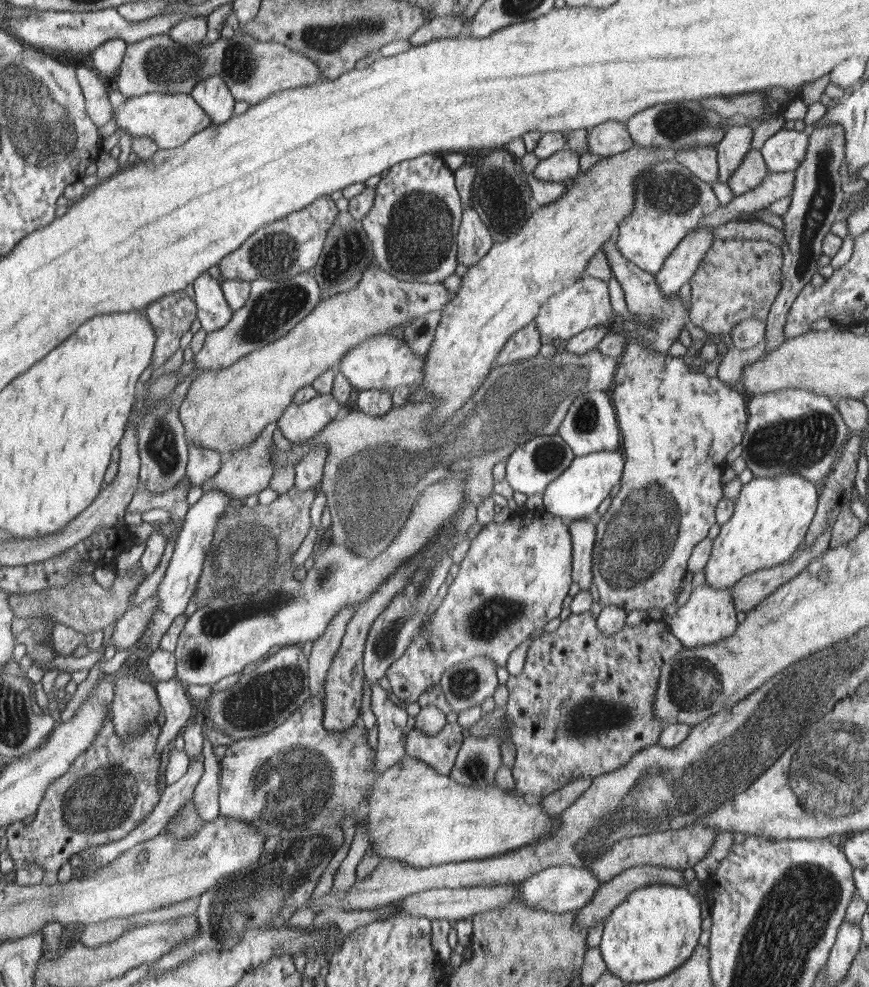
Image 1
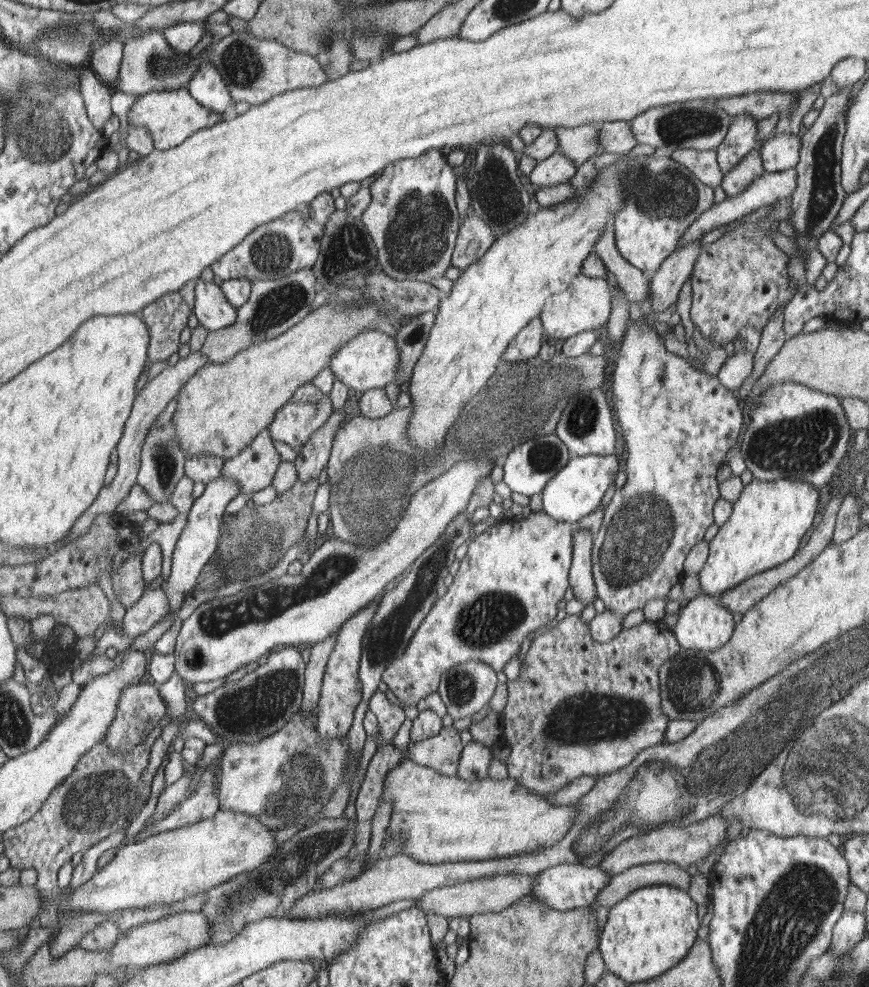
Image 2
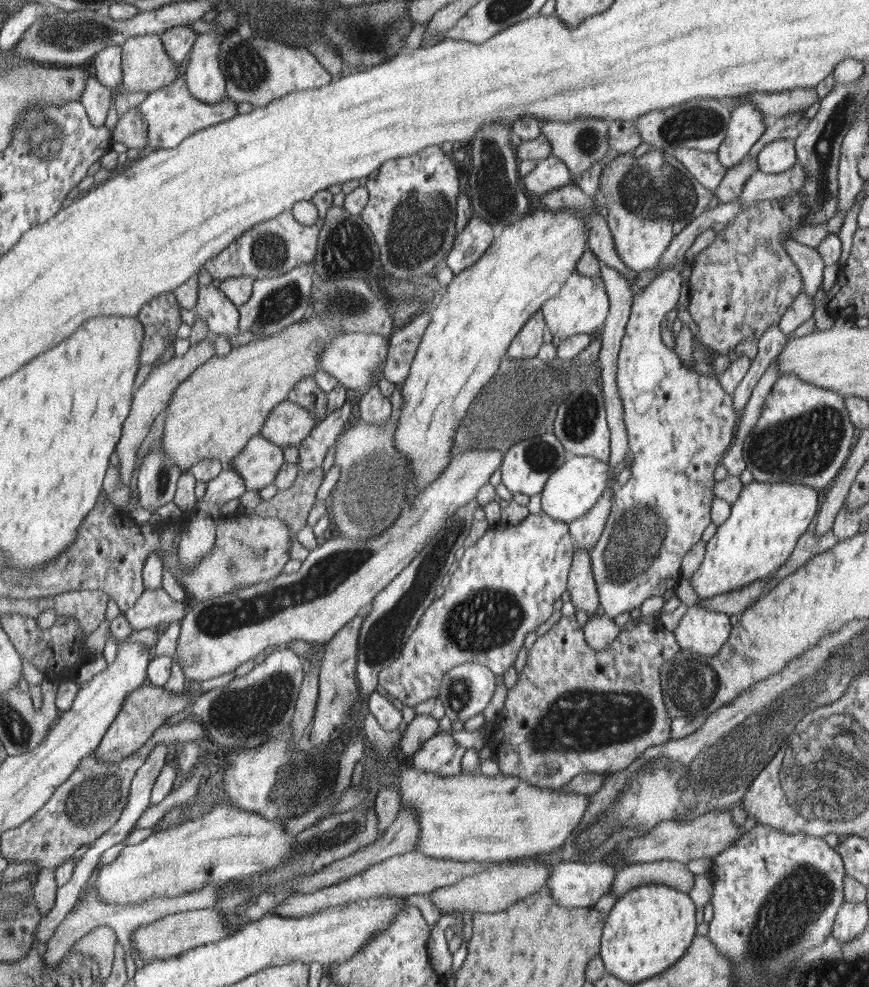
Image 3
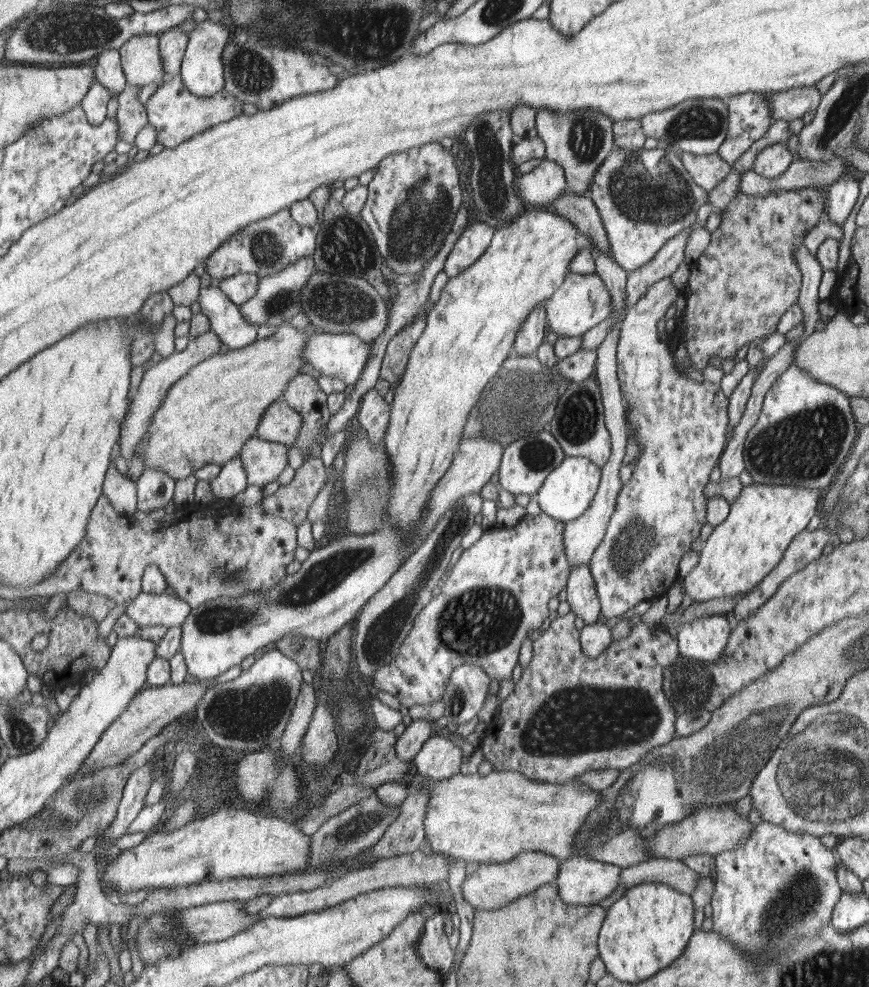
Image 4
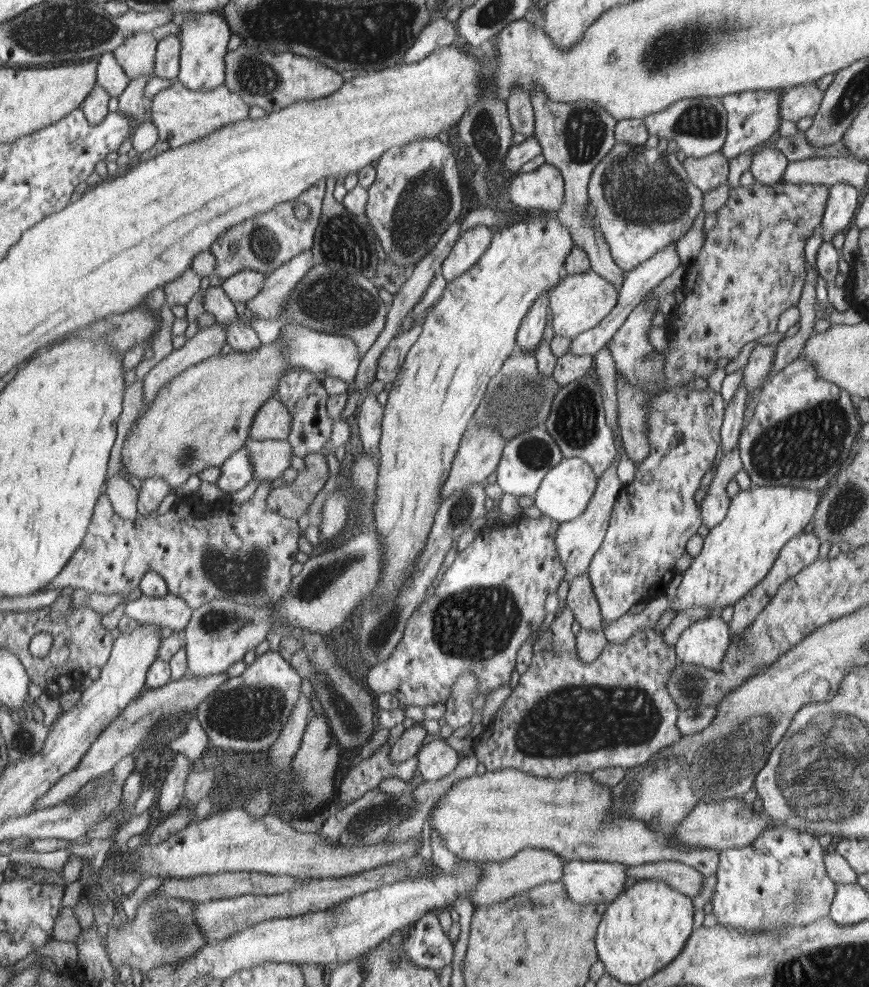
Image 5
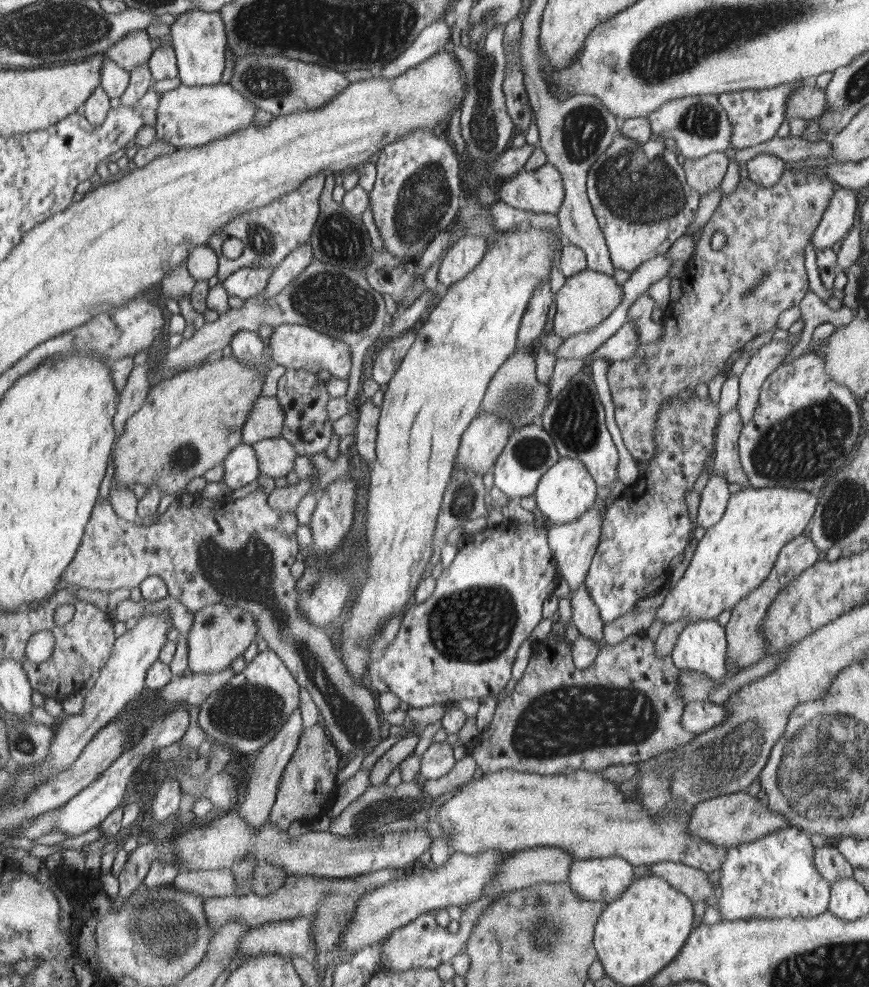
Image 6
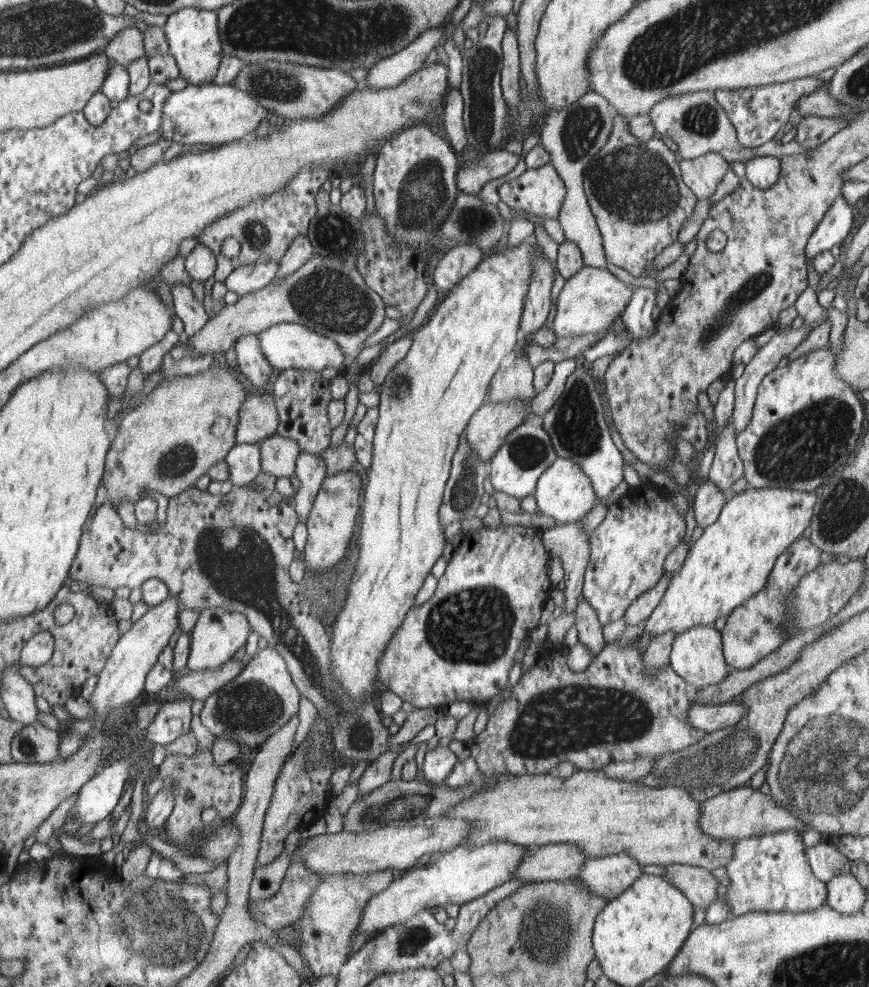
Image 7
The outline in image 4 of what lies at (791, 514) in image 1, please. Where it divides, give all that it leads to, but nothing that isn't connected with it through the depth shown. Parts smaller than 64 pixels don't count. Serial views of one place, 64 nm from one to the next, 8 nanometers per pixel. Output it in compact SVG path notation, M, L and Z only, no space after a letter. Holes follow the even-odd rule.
M753 482L743 487L730 505L728 517L704 541L696 567L683 577L684 594L693 603L708 602L743 594L760 585L785 556L794 537L818 514L822 495L819 489L790 485Z

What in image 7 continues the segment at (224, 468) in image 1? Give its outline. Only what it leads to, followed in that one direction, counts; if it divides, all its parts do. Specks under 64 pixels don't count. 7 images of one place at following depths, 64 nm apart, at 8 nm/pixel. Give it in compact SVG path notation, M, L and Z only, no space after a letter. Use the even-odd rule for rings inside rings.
M274 434L258 443L261 446L262 471L273 474L275 478L289 478L295 474L295 462L301 453L298 441Z

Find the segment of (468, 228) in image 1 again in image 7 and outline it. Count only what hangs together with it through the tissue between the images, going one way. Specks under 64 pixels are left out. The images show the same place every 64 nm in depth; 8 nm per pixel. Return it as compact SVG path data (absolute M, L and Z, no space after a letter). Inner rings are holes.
M459 243L440 258L433 273L434 285L443 291L450 291L468 274L471 274L484 260L480 247L469 243Z

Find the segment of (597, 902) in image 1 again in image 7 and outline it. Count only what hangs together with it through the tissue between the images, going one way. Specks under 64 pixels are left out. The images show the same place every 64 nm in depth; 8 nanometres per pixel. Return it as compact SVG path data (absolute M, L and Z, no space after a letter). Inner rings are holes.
M666 864L664 869L665 878L685 893L695 909L707 908L719 899L721 882L712 875L711 870L684 864Z

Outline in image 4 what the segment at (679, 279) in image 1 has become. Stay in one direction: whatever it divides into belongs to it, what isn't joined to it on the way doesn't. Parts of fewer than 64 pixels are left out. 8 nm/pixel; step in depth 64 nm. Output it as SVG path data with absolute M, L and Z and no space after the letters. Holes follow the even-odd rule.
M670 277L657 281L636 305L629 308L620 327L620 341L616 345L617 378L627 406L629 433L640 443L642 452L632 463L632 477L623 484L615 516L589 562L601 612L606 618L623 616L644 598L660 596L672 586L678 574L678 562L691 548L692 540L700 536L704 522L708 522L706 510L709 504L706 504L704 487L708 485L708 476L716 468L718 458L721 458L728 437L729 396L718 384L709 381L700 384L688 380L684 373L678 373L671 347L660 341L658 321L681 291L670 281Z

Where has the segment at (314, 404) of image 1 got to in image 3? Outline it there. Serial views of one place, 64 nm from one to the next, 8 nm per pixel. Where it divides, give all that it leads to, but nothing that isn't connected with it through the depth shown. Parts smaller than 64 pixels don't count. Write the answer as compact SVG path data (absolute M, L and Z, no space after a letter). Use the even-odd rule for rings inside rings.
M288 400L276 405L260 434L281 447L298 447L316 427L316 416Z

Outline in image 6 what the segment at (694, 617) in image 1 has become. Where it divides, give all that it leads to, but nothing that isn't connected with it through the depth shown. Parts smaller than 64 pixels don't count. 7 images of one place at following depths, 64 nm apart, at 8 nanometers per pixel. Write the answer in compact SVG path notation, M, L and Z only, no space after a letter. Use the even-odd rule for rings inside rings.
M717 619L690 623L682 629L678 640L671 652L674 666L682 672L698 672L710 680L720 680L726 675L726 664L729 643L726 642L726 628Z

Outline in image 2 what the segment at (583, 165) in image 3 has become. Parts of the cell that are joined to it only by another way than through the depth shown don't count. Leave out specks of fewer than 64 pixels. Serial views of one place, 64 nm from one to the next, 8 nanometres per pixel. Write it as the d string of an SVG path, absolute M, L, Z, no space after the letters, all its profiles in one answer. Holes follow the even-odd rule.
M584 123L577 128L568 129L566 127L556 127L558 138L558 148L566 158L574 162L574 166L579 167L590 160L592 156L602 154L602 145L598 139L601 124Z

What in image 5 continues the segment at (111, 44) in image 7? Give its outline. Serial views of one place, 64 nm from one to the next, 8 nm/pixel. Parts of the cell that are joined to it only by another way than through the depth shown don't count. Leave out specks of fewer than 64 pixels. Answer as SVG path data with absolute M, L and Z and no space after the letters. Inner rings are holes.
M143 31L126 38L112 53L130 80L140 75L148 75L153 78L156 76L154 61L157 60L157 44L152 33Z

